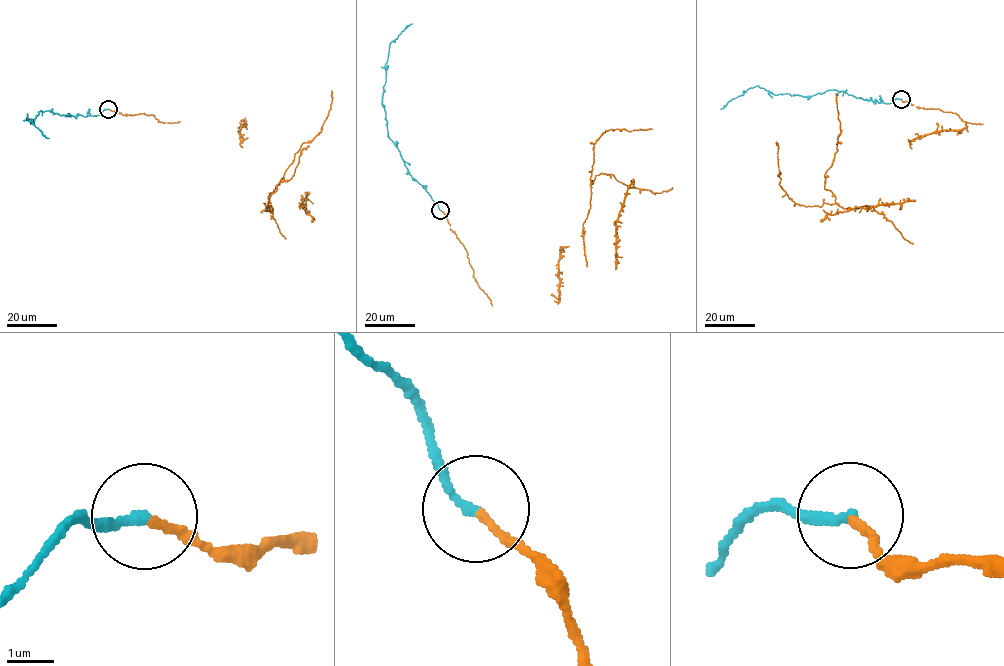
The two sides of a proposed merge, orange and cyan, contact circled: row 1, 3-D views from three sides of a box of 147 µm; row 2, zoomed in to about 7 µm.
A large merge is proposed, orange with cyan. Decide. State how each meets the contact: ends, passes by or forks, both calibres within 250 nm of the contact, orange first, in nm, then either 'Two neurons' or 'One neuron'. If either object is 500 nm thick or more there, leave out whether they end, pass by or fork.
At the ring orange ends. At the ring cyan ends. Thickness 160 nm (orange) against 200 nm. One neuron

